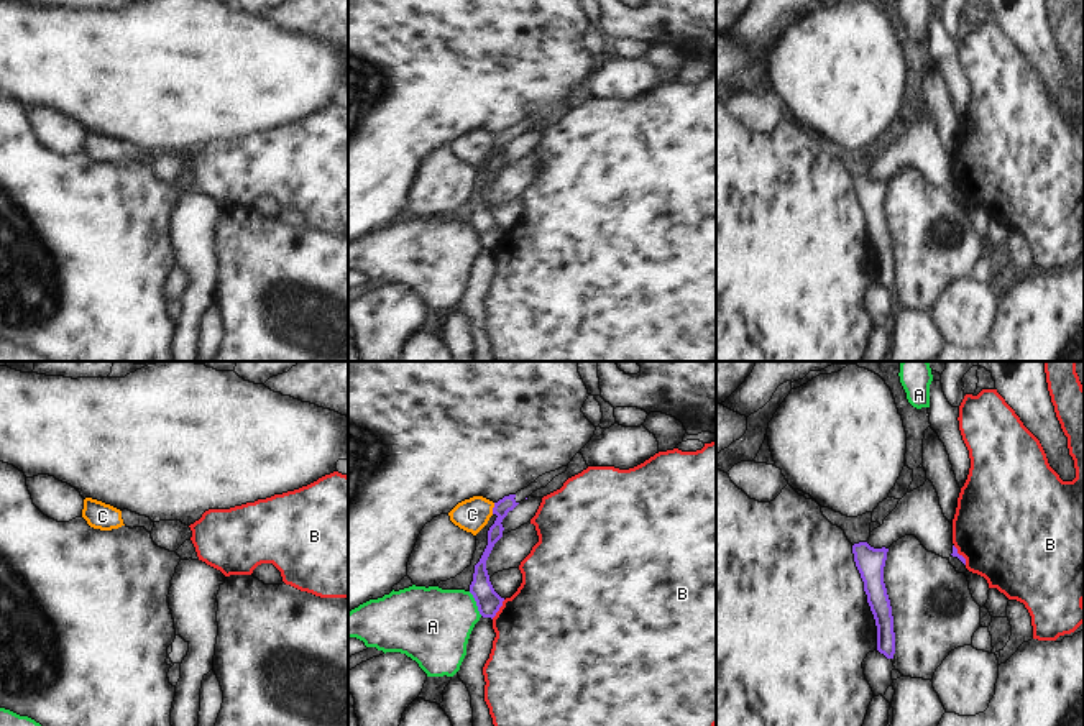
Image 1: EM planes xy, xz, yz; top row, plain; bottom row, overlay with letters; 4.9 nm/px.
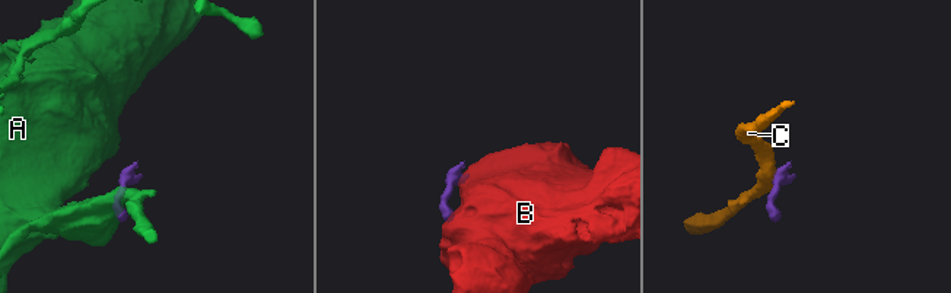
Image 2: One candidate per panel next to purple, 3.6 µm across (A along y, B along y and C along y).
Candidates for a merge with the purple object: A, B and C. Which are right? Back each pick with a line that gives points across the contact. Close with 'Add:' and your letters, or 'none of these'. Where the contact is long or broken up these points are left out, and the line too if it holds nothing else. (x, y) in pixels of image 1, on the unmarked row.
Add: none of these

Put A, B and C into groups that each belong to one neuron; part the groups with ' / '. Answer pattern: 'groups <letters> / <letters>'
groups A / B / C

